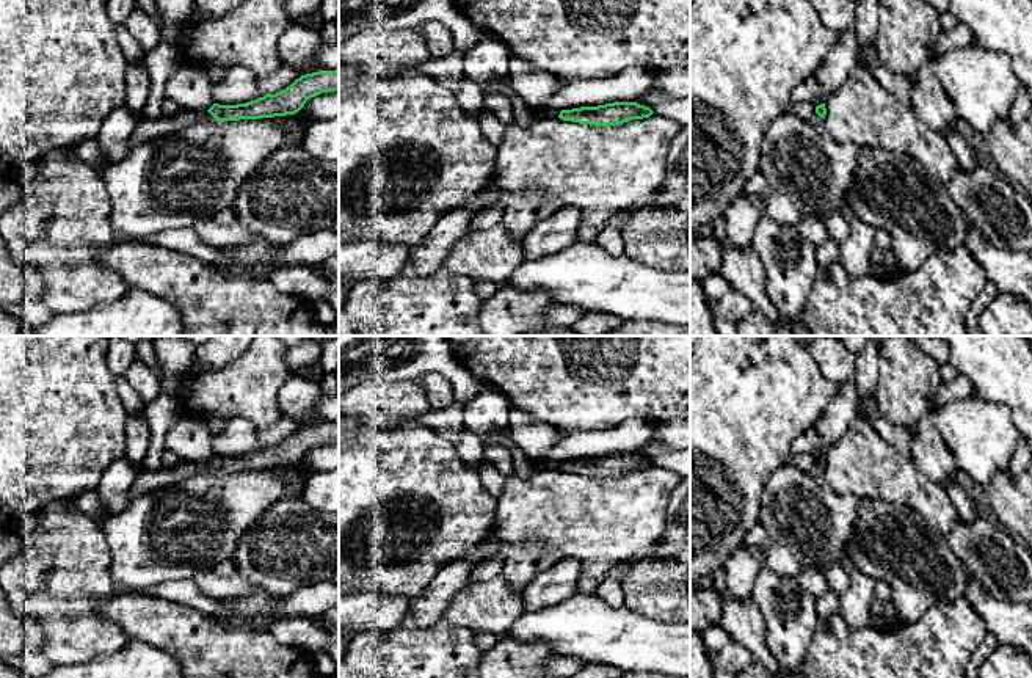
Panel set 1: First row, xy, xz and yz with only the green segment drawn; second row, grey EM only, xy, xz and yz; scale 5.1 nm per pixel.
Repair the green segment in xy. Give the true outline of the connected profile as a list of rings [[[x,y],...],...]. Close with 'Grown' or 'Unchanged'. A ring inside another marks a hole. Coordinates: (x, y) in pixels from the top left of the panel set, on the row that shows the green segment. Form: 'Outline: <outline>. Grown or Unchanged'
Outline: [[[318,71],[301,75],[276,94],[265,94],[246,104],[213,104],[205,111],[180,110],[176,116],[143,119],[130,135],[129,148],[132,149],[144,141],[173,135],[196,124],[295,115],[311,97],[331,91],[339,91],[339,71]]]. Grown

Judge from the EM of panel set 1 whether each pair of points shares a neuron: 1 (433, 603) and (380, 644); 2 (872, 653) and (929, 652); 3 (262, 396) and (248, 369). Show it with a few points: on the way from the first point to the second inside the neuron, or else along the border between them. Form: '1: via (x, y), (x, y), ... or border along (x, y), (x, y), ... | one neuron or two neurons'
1: border along (408, 611), (419, 626), (428, 626), (443, 616) | two neurons
2: via (886, 653), (915, 653) | one neuron
3: via (256, 390), (251, 385), (251, 375) | one neuron

